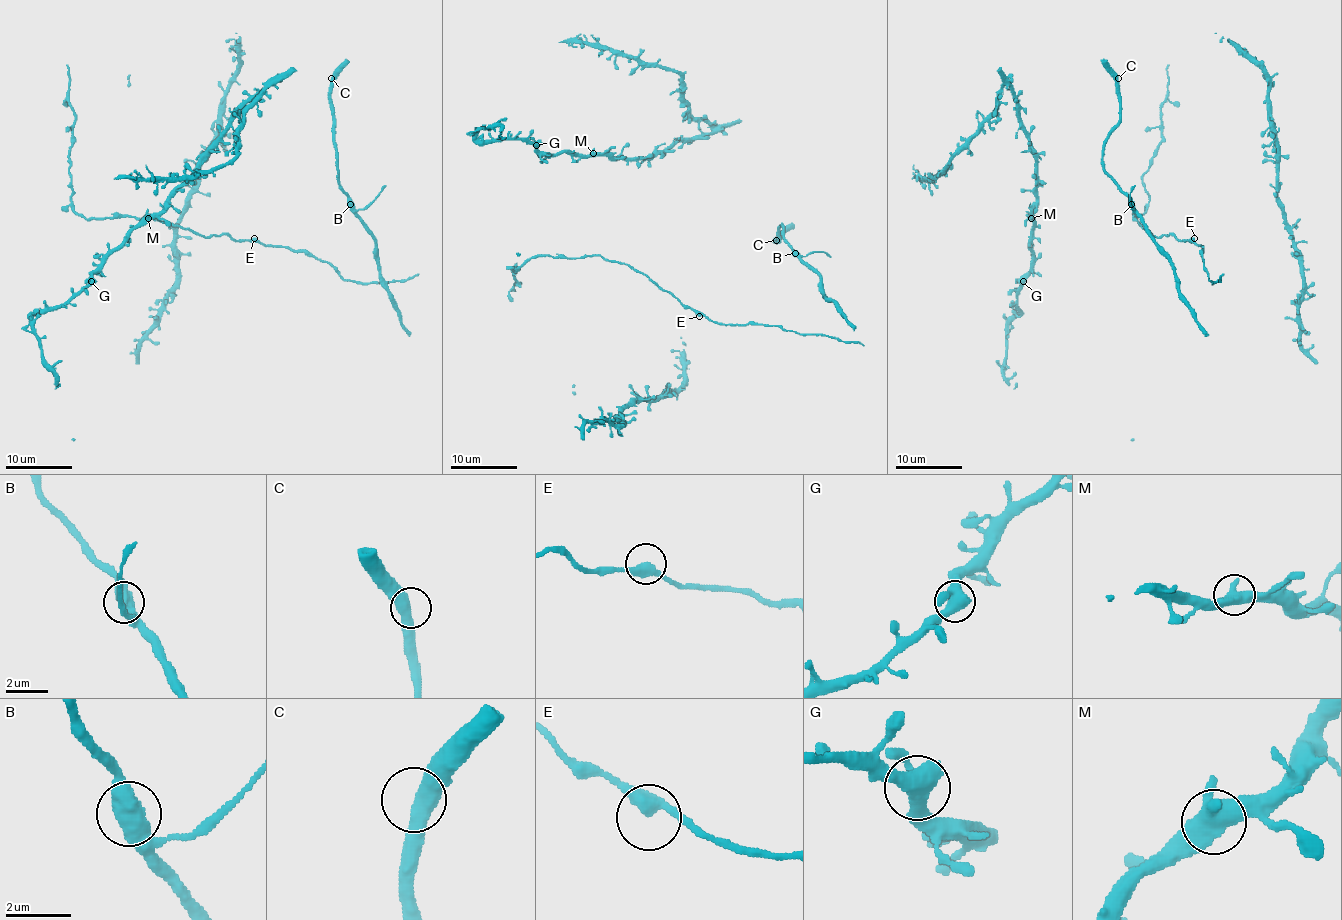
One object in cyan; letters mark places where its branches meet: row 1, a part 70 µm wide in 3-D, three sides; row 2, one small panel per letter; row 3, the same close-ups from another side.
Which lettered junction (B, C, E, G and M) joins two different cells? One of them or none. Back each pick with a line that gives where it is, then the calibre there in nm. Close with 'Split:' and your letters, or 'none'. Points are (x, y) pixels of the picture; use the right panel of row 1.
B: at (1131, 204); 650 nm thick
Split: B

